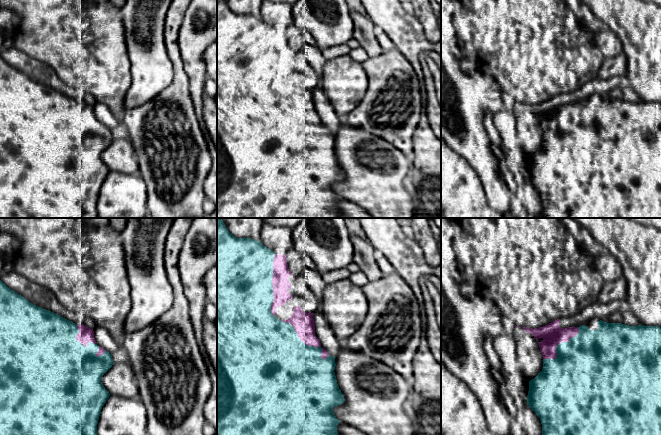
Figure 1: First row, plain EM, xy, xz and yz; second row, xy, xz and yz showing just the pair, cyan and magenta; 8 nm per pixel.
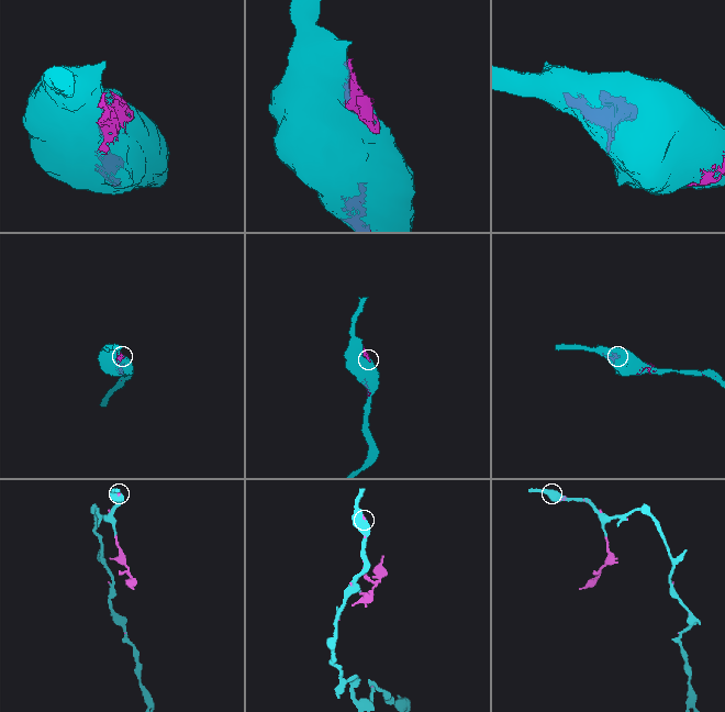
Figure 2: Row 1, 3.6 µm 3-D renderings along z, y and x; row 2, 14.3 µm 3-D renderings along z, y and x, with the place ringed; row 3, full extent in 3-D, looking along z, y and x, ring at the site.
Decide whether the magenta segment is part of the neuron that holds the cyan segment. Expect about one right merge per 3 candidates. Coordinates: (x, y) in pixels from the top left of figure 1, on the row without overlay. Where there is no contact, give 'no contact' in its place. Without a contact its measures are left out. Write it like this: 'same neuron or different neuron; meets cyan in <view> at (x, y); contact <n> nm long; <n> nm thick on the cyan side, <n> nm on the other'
same neuron; meets cyan in xz at (305, 120); contact 480 nm long; 500 nm thick on the cyan side, 170 nm on the other

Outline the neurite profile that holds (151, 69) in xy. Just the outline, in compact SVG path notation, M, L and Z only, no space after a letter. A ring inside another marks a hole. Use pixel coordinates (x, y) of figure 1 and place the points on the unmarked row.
M126 0L120 8L132 76L132 83L125 96L125 110L149 102L173 81L173 65L164 42L164 20L171 1Z

